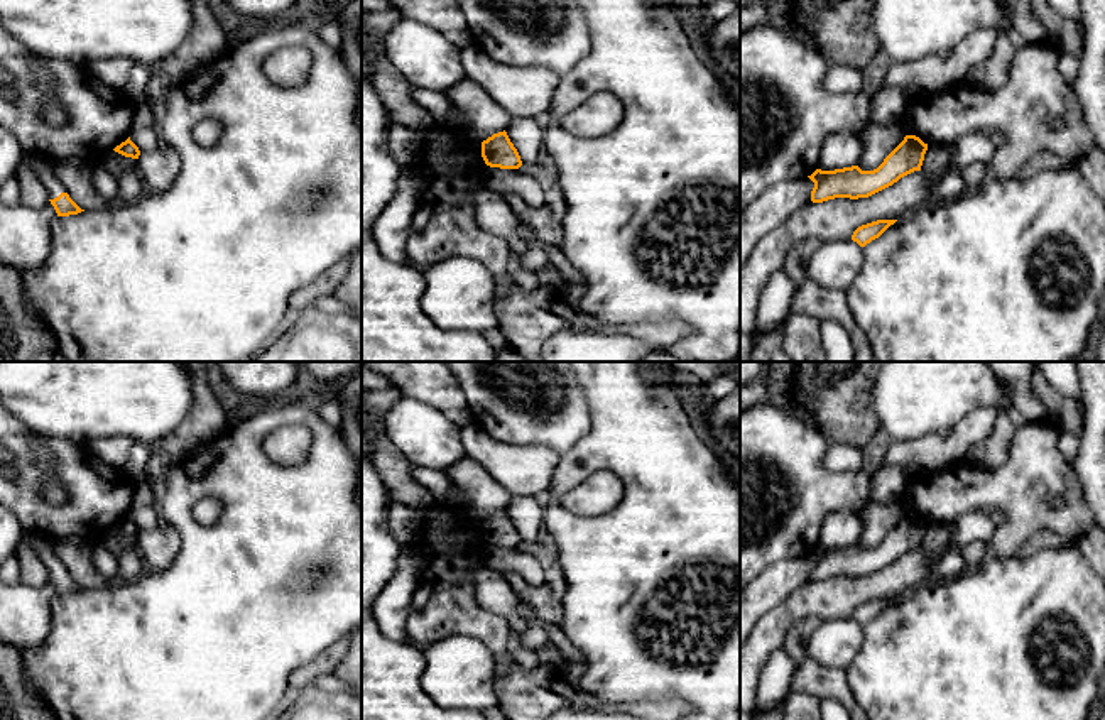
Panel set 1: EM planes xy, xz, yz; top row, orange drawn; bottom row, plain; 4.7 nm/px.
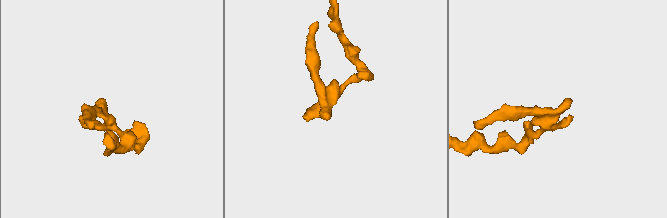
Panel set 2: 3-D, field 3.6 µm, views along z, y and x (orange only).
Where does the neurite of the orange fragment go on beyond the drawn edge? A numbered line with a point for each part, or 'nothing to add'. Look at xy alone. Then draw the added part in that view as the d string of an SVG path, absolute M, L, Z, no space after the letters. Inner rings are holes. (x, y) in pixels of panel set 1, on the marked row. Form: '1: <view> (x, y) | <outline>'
1: xy (43, 168) | M24 154L22 161L37 174L39 181L46 186L49 199L66 193L64 186L54 176L51 161L35 154Z

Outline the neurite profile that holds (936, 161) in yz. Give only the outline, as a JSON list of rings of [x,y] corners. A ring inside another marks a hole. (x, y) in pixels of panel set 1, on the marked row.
[[[933,144],[928,145],[921,171],[928,176],[941,176],[951,164],[951,145]]]

